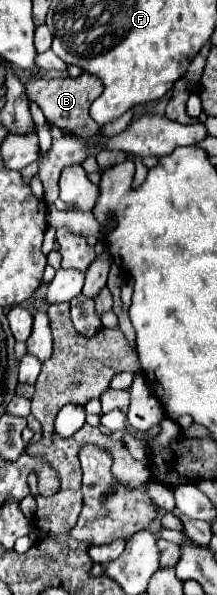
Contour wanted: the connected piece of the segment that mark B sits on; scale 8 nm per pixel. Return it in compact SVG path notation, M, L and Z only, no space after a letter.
M82 73L80 77L68 79L32 79L26 83L26 95L30 101L36 101L46 115L46 121L58 125L62 131L74 131L80 137L90 137L100 131L94 125L94 119L88 115L88 107L102 93L102 81L92 73Z

